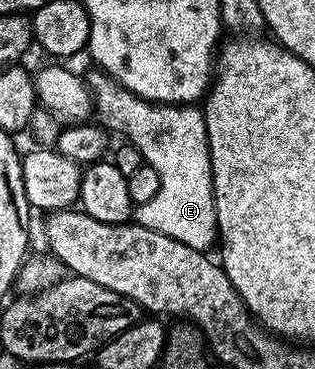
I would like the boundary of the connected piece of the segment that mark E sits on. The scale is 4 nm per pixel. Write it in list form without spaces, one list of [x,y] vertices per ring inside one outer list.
[[[96,74],[87,79],[95,100],[96,118],[106,128],[122,131],[124,138],[139,149],[146,164],[173,163],[173,175],[162,173],[159,177],[159,193],[155,193],[151,201],[136,204],[136,223],[181,241],[191,249],[208,252],[208,247],[212,243],[214,246],[219,236],[213,196],[213,166],[202,108],[197,105],[148,103],[126,87],[118,87],[108,75]]]

